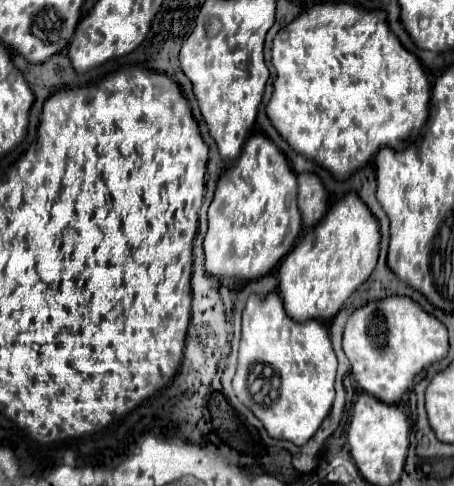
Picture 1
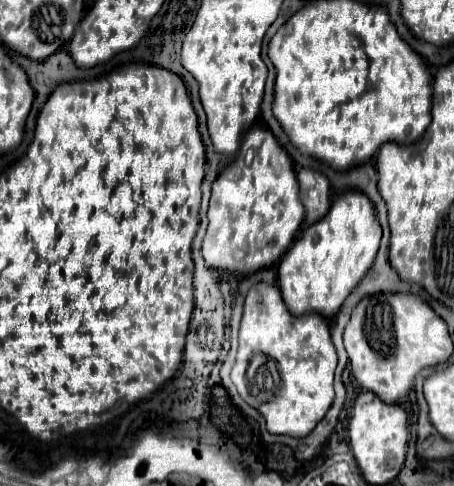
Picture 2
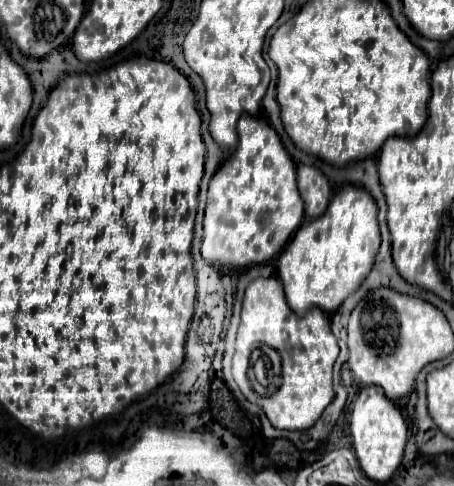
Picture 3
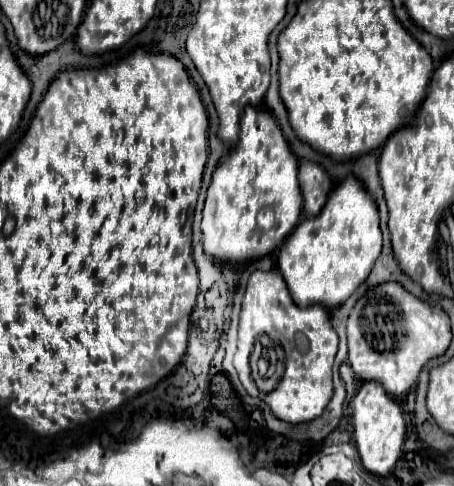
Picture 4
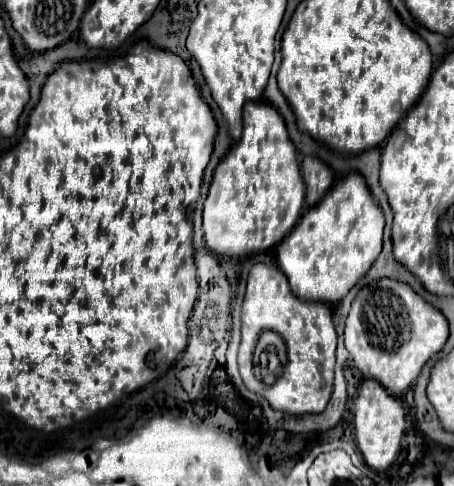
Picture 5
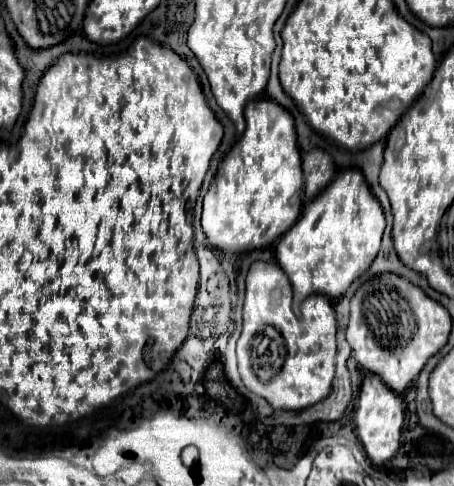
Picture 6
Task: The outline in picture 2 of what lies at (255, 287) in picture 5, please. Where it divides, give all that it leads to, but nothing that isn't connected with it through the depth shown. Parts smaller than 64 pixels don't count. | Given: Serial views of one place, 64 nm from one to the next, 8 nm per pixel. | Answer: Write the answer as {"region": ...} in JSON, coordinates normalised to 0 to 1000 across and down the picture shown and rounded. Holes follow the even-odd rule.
{"region":[[[564,584],[546,601],[542,621],[537,621],[537,650],[533,650],[533,663],[529,663],[529,712],[524,712],[524,733],[520,733],[520,749],[515,749],[515,761],[511,761],[511,786],[524,802],[524,811],[533,815],[533,823],[546,827],[551,835],[559,835],[581,856],[586,881],[590,881],[595,893],[674,901],[696,881],[696,872],[714,860],[714,852],[722,848],[722,840],[731,835],[731,823],[736,823],[731,786],[736,786],[740,749],[744,749],[744,733],[740,733],[731,695],[727,695],[727,671],[709,650],[696,650],[696,646],[674,646],[674,650],[661,650],[661,654],[643,650],[626,634],[626,617],[617,609],[617,597],[608,588],[595,588],[595,584]],[[564,724],[577,724],[581,733],[599,737],[612,749],[612,761],[617,761],[617,774],[621,774],[617,807],[595,827],[581,827],[581,831],[564,831],[564,819],[551,815],[546,782],[542,782],[546,749],[551,749],[551,741]]]}

